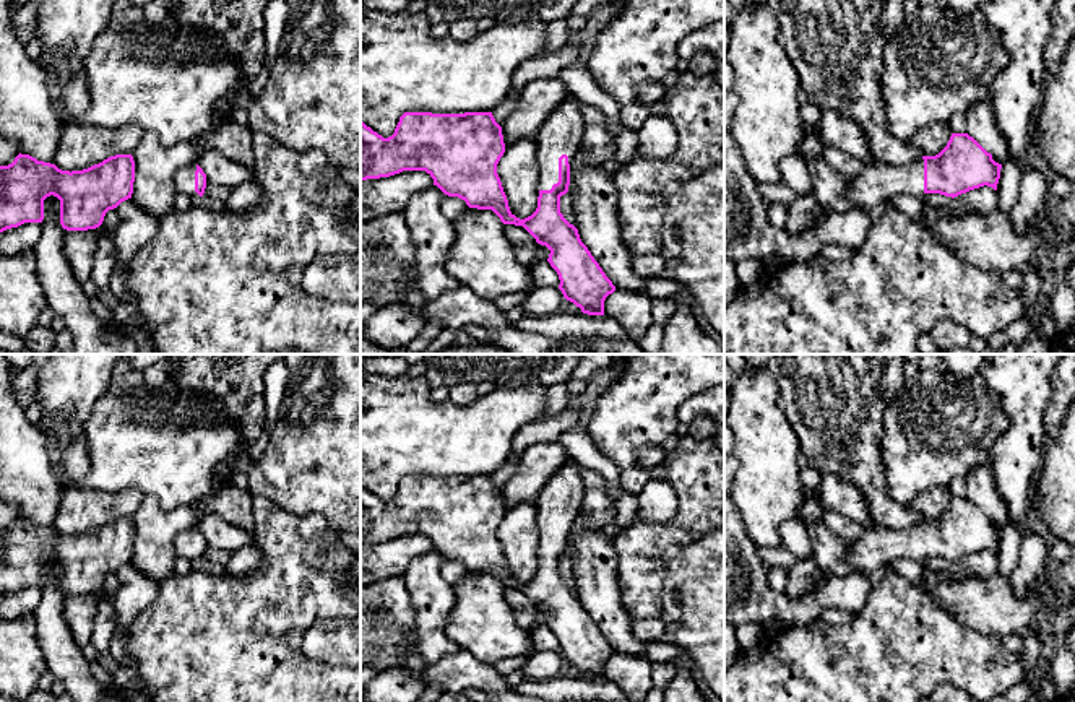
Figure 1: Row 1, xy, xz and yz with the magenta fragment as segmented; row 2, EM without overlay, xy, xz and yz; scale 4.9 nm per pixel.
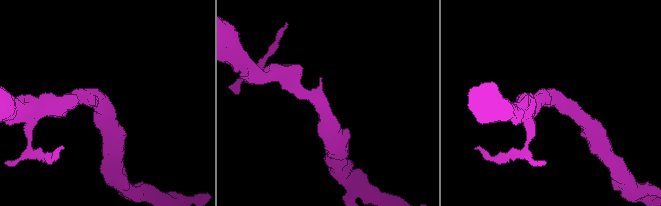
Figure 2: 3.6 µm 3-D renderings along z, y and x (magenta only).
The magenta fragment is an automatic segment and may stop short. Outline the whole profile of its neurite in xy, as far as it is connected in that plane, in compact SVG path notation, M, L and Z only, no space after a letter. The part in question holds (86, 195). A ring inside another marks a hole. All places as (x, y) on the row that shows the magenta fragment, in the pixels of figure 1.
M19 153L11 164L0 166L0 232L42 223L44 200L50 195L60 200L63 229L96 229L109 210L132 198L133 182L132 154L115 154L70 172Z

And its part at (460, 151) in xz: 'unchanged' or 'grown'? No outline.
grown

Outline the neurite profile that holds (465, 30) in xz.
M490 18L460 20L450 23L448 36L455 41L471 41L487 31L494 21Z

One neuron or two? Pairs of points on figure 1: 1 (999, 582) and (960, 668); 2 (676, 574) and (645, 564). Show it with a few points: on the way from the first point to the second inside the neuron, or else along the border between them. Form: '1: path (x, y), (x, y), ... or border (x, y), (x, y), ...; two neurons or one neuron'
1: border (945, 610), (978, 631), (1001, 637); two neurons
2: border (690, 543), (668, 548), (663, 554), (663, 608); two neurons

